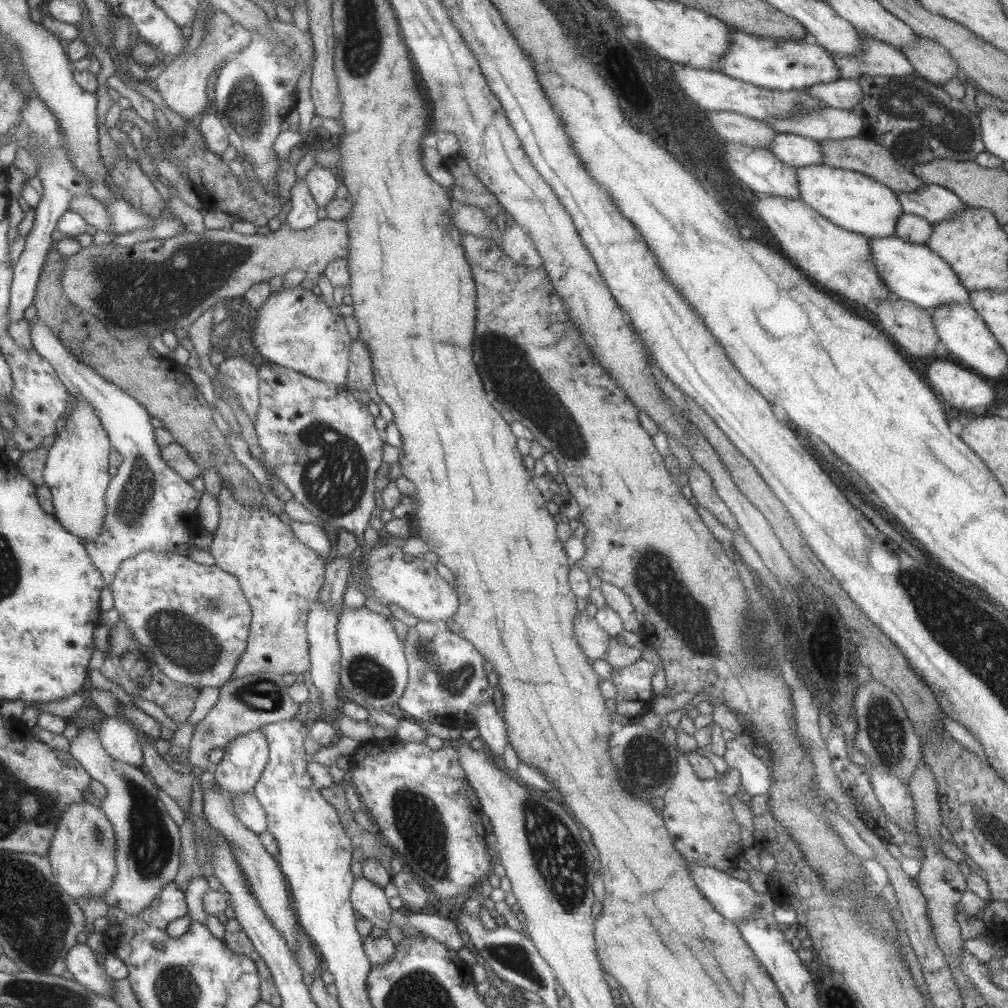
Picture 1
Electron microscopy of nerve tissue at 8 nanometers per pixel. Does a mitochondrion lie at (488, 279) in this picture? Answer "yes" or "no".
no

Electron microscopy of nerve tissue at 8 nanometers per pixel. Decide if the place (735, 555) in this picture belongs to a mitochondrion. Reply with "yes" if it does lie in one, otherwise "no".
no

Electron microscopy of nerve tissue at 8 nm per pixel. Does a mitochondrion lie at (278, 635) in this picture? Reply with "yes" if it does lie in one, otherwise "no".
yes

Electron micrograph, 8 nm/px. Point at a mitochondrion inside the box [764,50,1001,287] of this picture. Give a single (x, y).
(924, 120)

